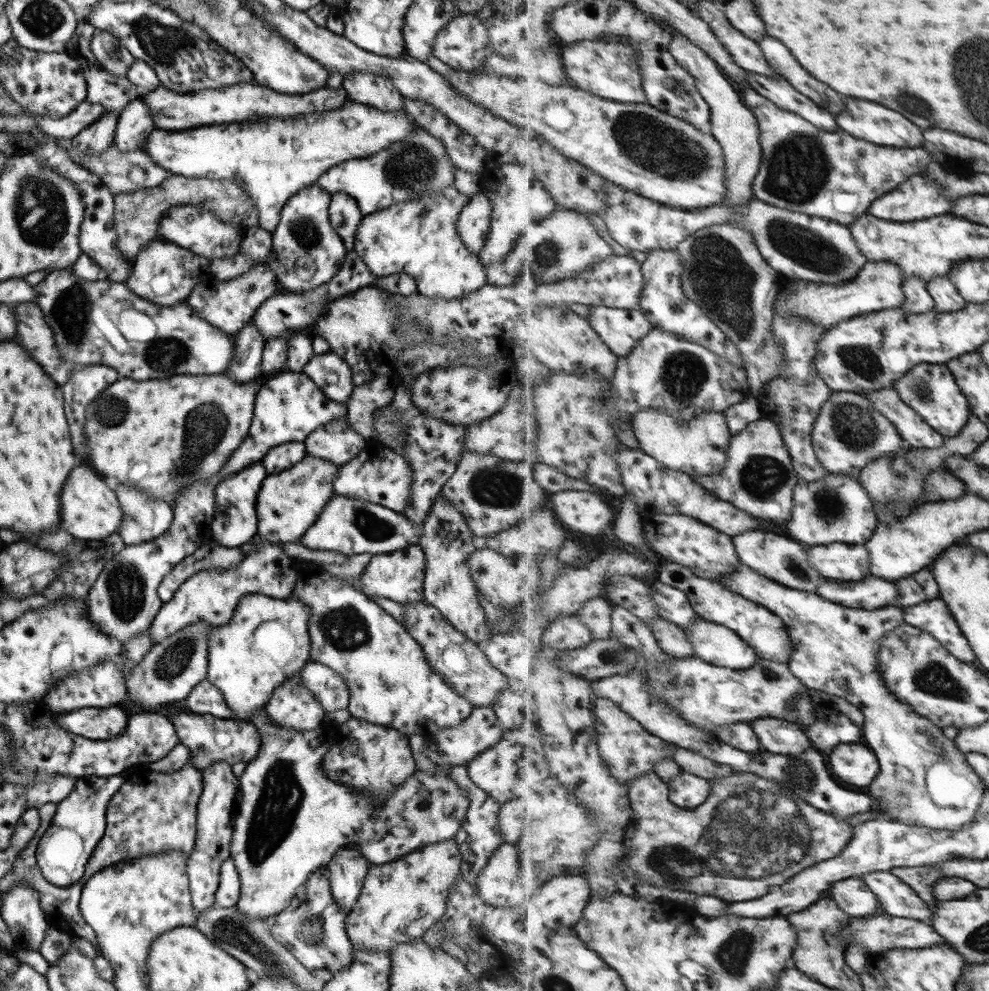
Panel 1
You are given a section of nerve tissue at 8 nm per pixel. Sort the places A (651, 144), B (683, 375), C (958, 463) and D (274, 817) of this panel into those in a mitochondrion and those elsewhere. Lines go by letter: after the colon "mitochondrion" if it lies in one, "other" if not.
A: mitochondrion
B: mitochondrion
C: other
D: mitochondrion

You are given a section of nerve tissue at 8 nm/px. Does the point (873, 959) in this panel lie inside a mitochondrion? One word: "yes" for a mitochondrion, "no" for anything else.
no

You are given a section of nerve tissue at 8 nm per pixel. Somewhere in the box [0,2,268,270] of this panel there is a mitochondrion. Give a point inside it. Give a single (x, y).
(171, 49)

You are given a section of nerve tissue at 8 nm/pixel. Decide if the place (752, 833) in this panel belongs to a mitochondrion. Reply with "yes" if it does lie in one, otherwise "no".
yes

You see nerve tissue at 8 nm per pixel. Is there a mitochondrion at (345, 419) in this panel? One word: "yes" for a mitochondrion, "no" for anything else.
no

